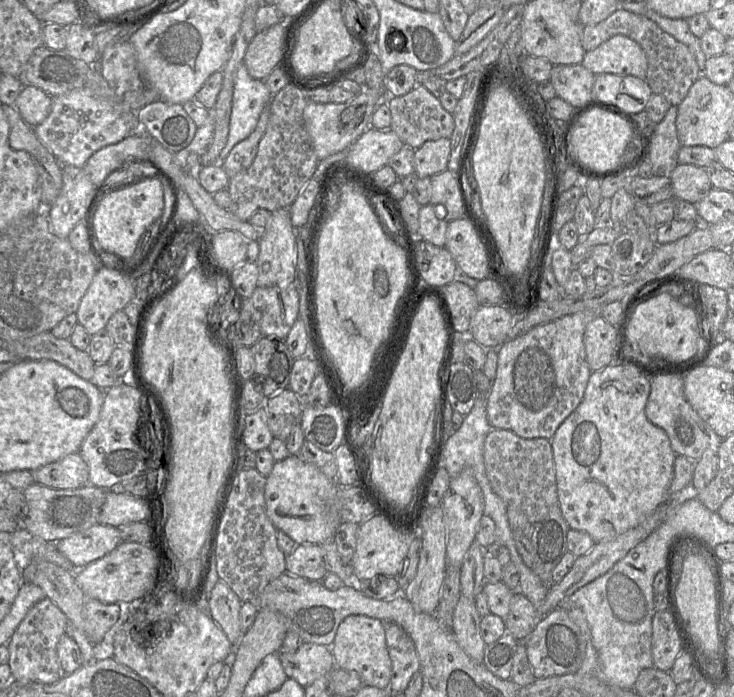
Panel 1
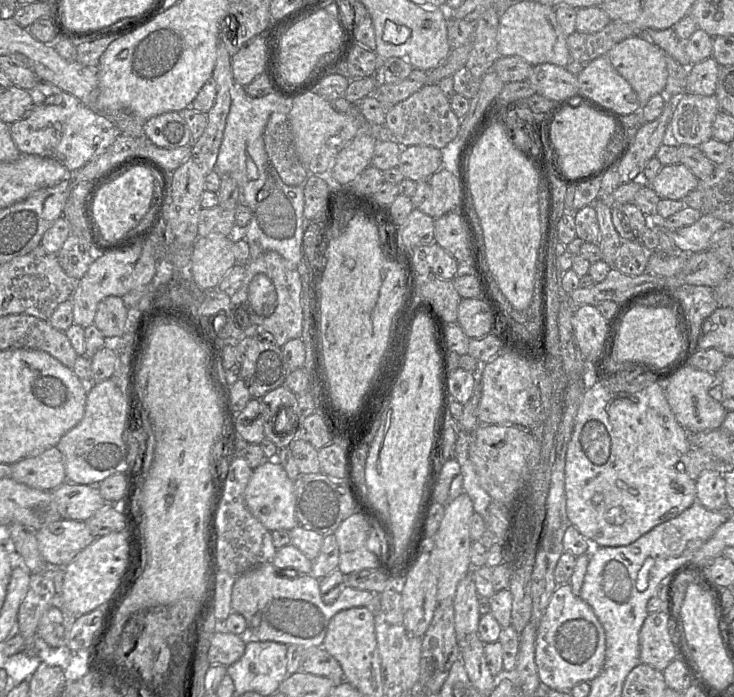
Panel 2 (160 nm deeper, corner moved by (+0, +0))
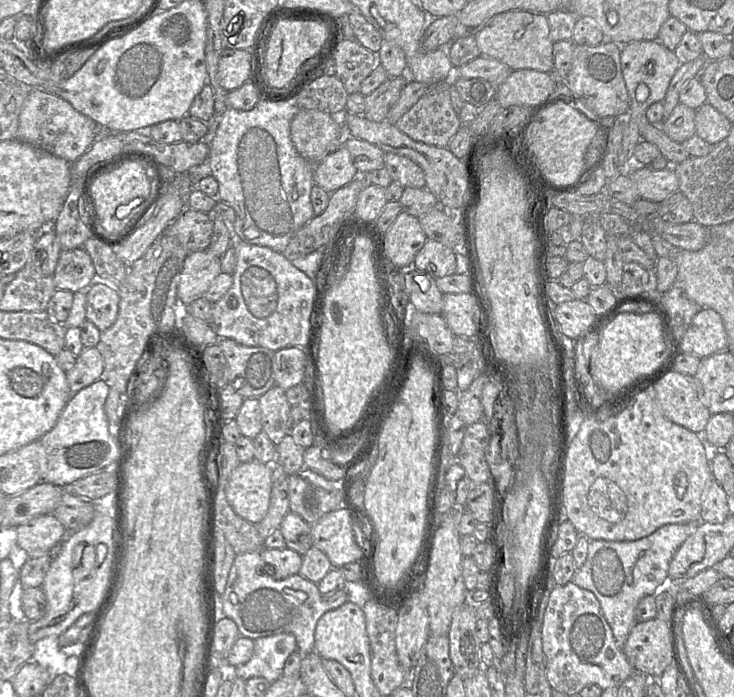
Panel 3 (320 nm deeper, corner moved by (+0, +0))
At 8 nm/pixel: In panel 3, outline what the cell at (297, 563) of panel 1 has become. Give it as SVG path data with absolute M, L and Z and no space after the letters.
M287 547L281 549L264 548L261 551L261 556L267 564L262 572L265 573L266 570L266 574L273 576L275 580L283 580L298 574L302 565L302 556Z

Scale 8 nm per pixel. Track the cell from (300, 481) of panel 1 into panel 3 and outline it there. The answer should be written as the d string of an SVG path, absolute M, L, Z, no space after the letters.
M252 460L240 462L232 471L225 492L233 511L256 524L267 514L271 490L271 464Z

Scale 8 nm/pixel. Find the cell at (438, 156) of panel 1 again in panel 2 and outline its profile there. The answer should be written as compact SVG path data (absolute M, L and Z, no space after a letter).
M426 146L402 148L398 168L405 178L415 182L427 179L442 167L442 154L439 149Z

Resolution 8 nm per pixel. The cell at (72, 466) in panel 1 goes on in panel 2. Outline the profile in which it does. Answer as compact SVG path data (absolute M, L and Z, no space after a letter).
M56 447L10 466L10 478L33 489L52 491L66 482L63 456Z

